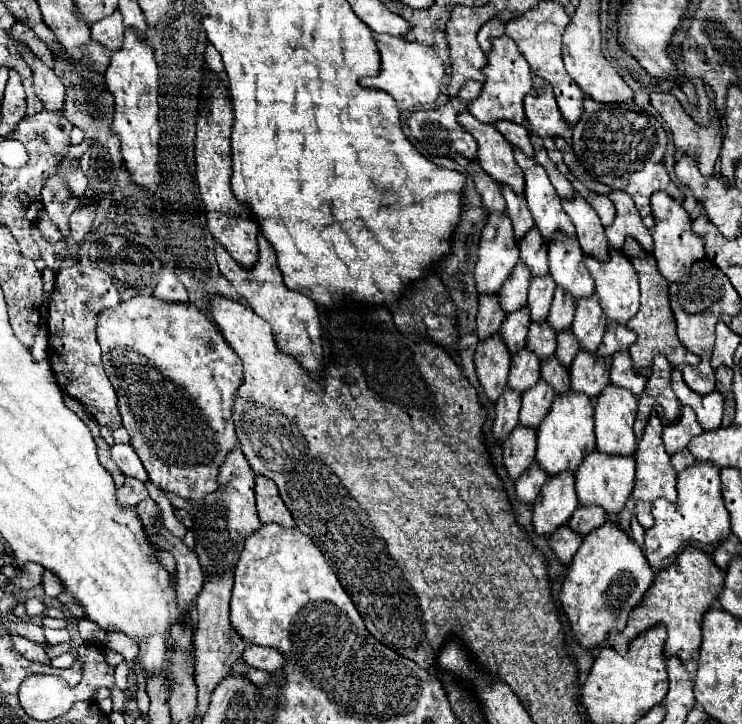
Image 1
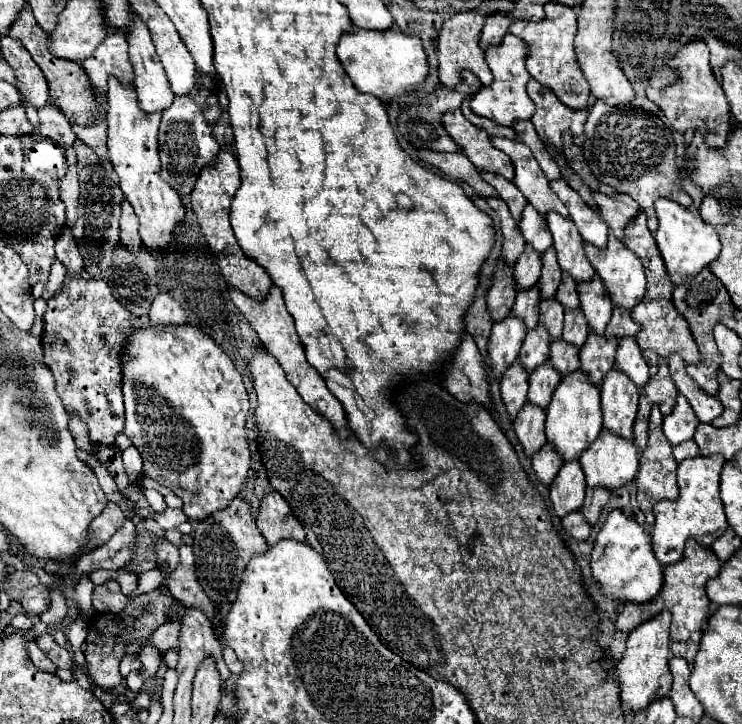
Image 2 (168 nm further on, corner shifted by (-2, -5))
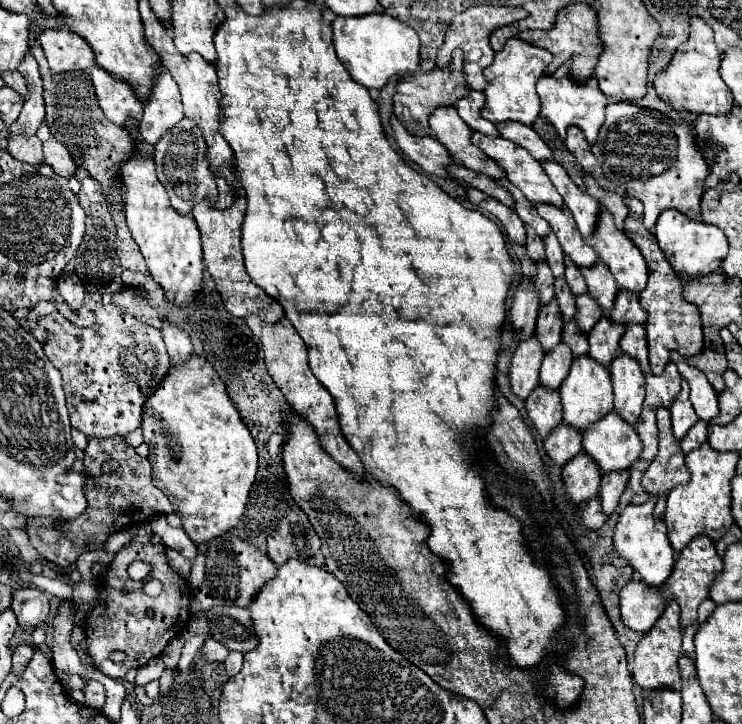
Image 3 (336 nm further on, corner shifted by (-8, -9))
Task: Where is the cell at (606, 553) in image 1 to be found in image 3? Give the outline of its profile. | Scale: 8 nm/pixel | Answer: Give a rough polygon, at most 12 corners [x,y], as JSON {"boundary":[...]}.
{"boundary":[[654,497],[628,505],[612,537],[616,553],[648,587],[674,567]]}

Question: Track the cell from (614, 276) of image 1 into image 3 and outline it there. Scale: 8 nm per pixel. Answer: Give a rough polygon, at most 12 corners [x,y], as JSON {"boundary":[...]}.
{"boundary":[[602,207],[586,243],[622,291],[642,293],[648,267]]}

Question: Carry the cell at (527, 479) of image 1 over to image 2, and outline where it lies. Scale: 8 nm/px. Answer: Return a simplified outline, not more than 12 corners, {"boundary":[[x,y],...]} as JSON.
{"boundary":[[546,443],[532,455],[532,469],[544,485],[562,467],[560,455]]}

